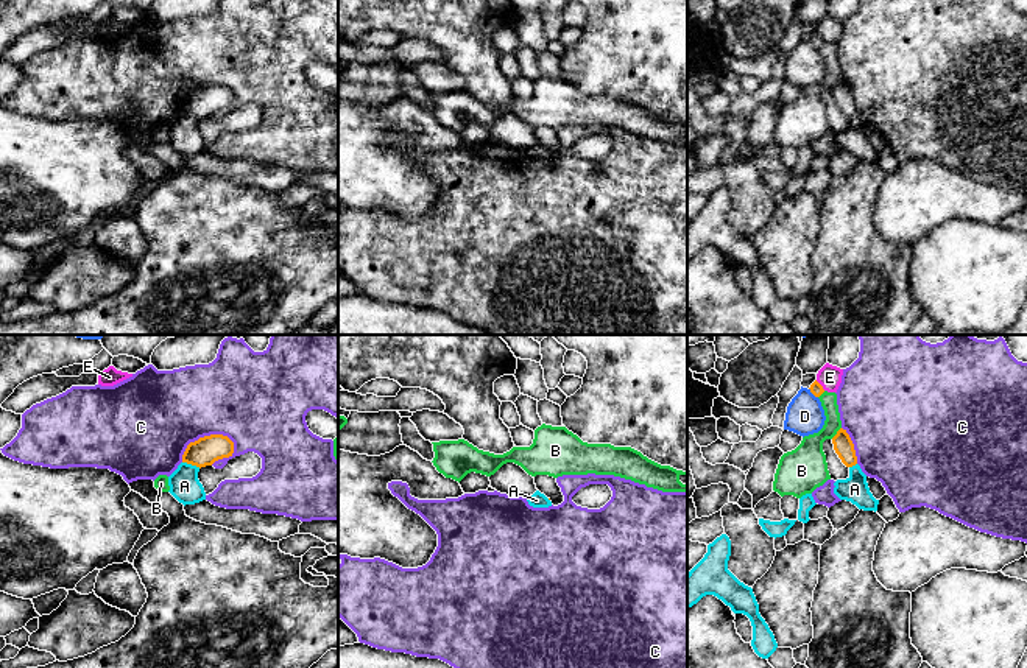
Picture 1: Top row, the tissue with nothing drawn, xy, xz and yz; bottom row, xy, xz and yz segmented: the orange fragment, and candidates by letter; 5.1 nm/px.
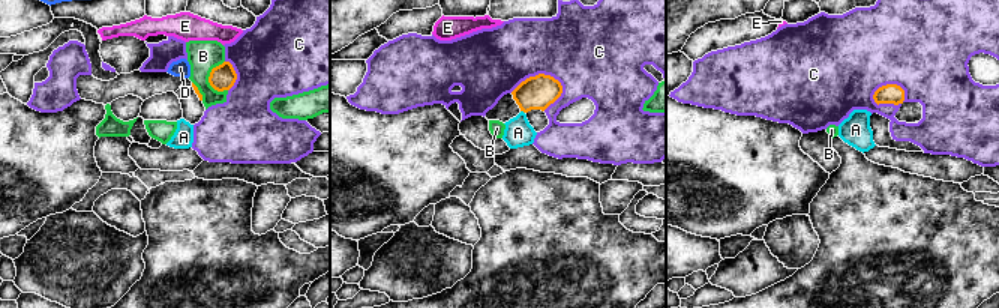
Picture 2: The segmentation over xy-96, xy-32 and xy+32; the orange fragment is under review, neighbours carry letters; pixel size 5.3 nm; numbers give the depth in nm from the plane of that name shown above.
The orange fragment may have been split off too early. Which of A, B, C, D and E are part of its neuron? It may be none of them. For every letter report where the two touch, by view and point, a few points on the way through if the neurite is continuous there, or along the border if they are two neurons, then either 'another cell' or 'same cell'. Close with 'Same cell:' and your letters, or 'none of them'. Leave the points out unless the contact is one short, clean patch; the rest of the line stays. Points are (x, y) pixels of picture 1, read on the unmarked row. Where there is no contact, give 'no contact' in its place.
A: meets orange in xy at (192, 116); border along xy (183, 112), (200, 119); another cell
B: meets orange in yz at (837, 84); another cell
C: meets orange in xy at (204, 87); another cell
D: meets orange in yz at (812, 44); another cell
E: meets orange in yz at (820, 36); border along yz (815, 31), (825, 41); another cell
Same cell: none of them

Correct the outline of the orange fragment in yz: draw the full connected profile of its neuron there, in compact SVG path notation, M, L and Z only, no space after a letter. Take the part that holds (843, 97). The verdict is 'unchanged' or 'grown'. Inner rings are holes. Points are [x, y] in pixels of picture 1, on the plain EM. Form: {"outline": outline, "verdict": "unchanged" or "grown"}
{"outline": "M840 79L837 86L832 89L832 95L835 104L838 106L838 109L846 118L852 118L857 115L854 95L849 86L846 84L846 81Z", "verdict": "unchanged"}

